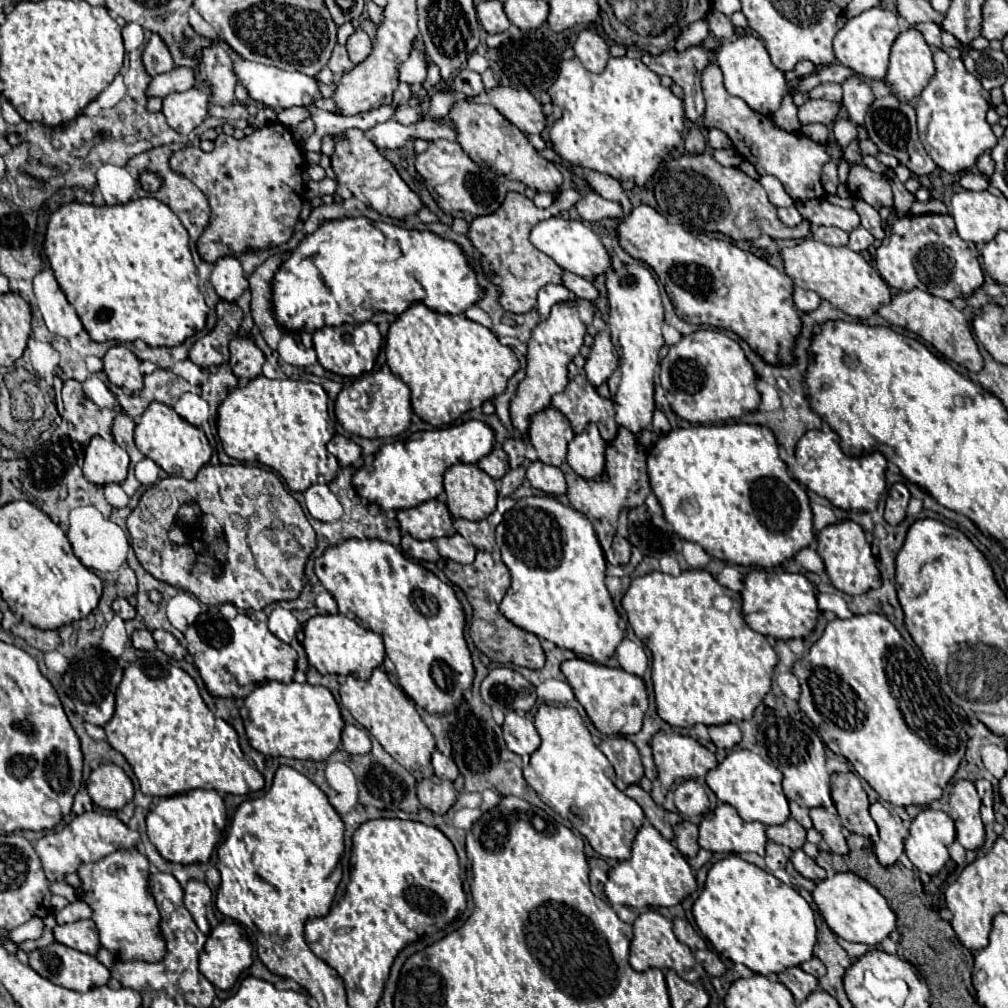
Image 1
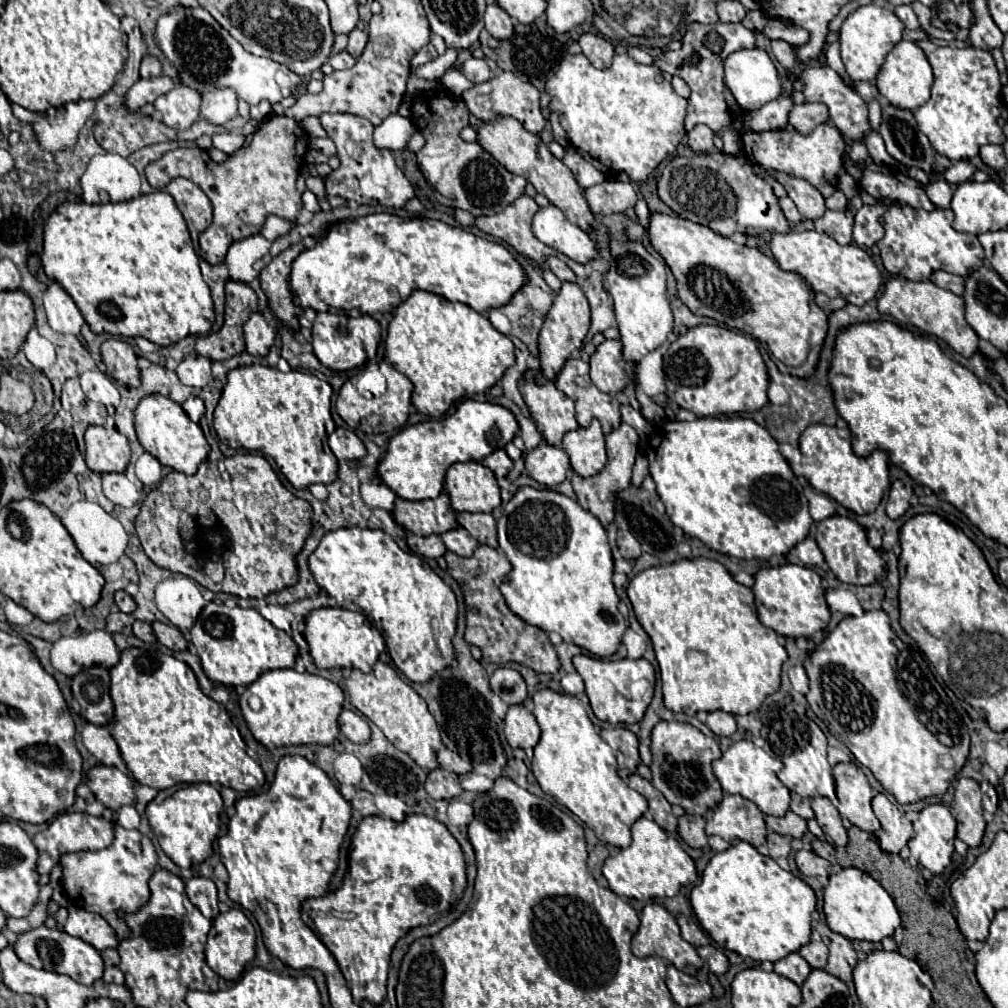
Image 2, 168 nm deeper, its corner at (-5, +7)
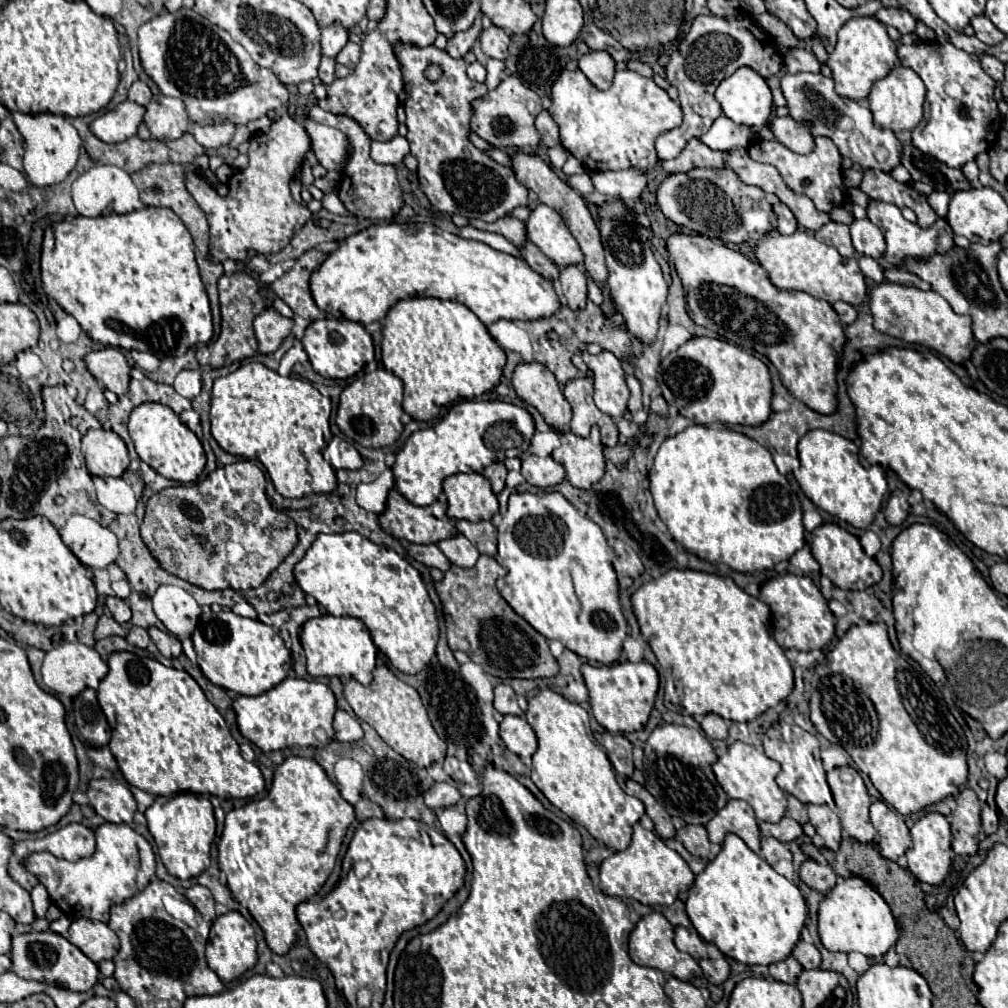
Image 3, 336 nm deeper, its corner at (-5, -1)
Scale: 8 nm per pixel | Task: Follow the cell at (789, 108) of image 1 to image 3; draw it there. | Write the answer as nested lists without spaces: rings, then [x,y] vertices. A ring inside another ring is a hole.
[[[720,115],[712,127],[708,129],[708,133],[704,133],[700,137],[702,143],[706,143],[710,149],[718,149],[718,151],[734,151],[740,147],[746,147],[754,141],[756,133],[746,127],[746,125],[738,125],[732,119],[728,119],[726,115]]]

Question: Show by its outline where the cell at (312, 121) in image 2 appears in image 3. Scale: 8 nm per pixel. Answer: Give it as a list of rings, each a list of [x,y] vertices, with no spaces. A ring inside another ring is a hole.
[[[312,119],[304,121],[304,129],[308,131],[308,135],[312,139],[312,151],[316,153],[320,165],[326,167],[328,171],[332,171],[332,169],[342,171],[346,157],[350,153],[346,135],[342,135],[342,131],[338,131],[334,127],[320,125]]]

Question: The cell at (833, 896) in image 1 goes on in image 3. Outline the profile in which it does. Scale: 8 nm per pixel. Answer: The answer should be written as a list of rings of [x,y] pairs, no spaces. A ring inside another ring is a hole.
[[[838,877],[836,887],[824,897],[818,911],[818,933],[828,951],[858,951],[866,957],[882,957],[898,941],[896,919],[884,897],[864,879]]]

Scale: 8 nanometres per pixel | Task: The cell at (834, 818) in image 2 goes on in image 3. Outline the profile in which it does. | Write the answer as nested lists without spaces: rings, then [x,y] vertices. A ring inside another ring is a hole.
[[[808,805],[808,817],[816,833],[826,841],[826,847],[838,851],[842,841],[842,827],[838,815],[828,805]]]

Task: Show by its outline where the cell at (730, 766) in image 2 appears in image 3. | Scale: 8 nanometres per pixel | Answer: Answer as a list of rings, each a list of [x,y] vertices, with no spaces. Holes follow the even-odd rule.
[[[736,741],[728,747],[728,751],[712,765],[712,771],[720,783],[720,787],[726,791],[730,799],[742,799],[746,801],[756,817],[760,821],[778,823],[786,813],[786,793],[776,785],[776,775],[780,773],[780,765],[766,757],[764,753],[756,751],[752,745],[746,745],[742,741]]]

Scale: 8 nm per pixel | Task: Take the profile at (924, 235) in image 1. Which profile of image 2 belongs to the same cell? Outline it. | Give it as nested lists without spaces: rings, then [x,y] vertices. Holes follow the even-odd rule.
[[[888,207],[884,213],[886,233],[878,241],[884,267],[894,275],[902,275],[912,281],[926,281],[930,277],[930,273],[934,273],[938,269],[948,271],[948,273],[956,273],[956,275],[968,275],[970,271],[980,267],[982,259],[984,259],[984,251],[982,251],[982,245],[978,243],[976,235],[960,233],[960,231],[952,229],[952,221],[954,221],[954,213],[950,209],[934,209],[930,213],[930,211],[914,209],[914,207]]]

